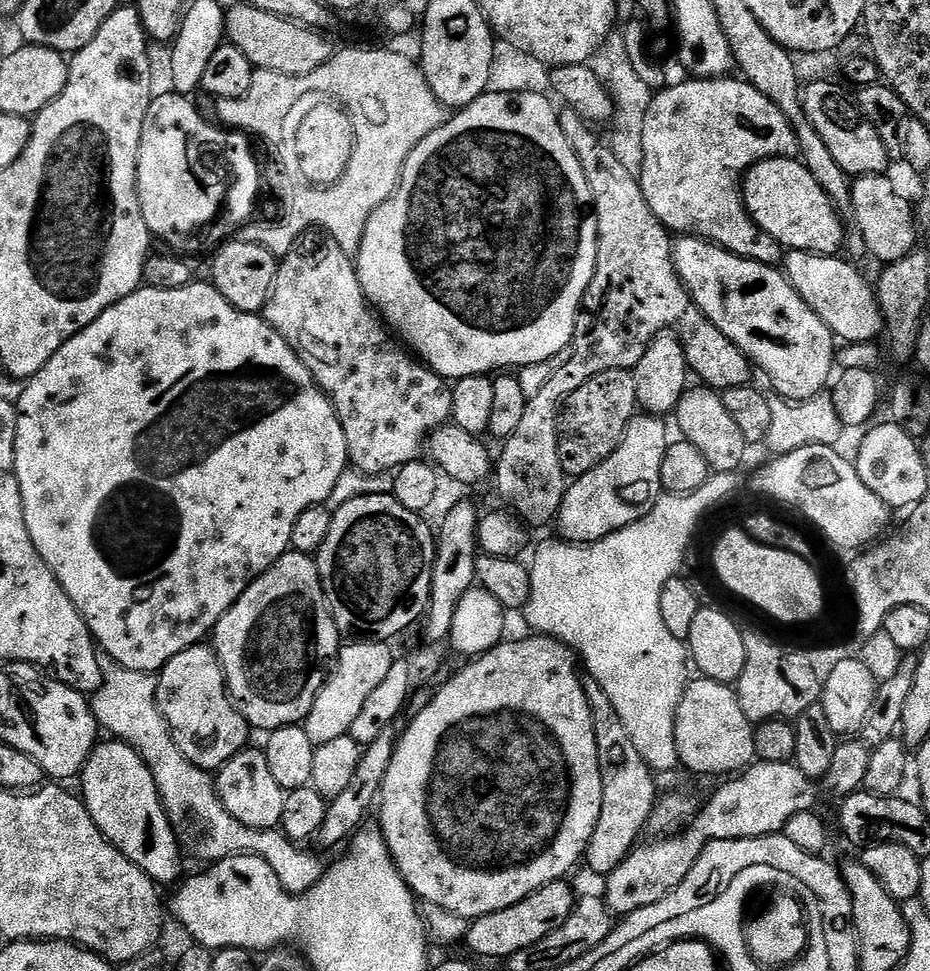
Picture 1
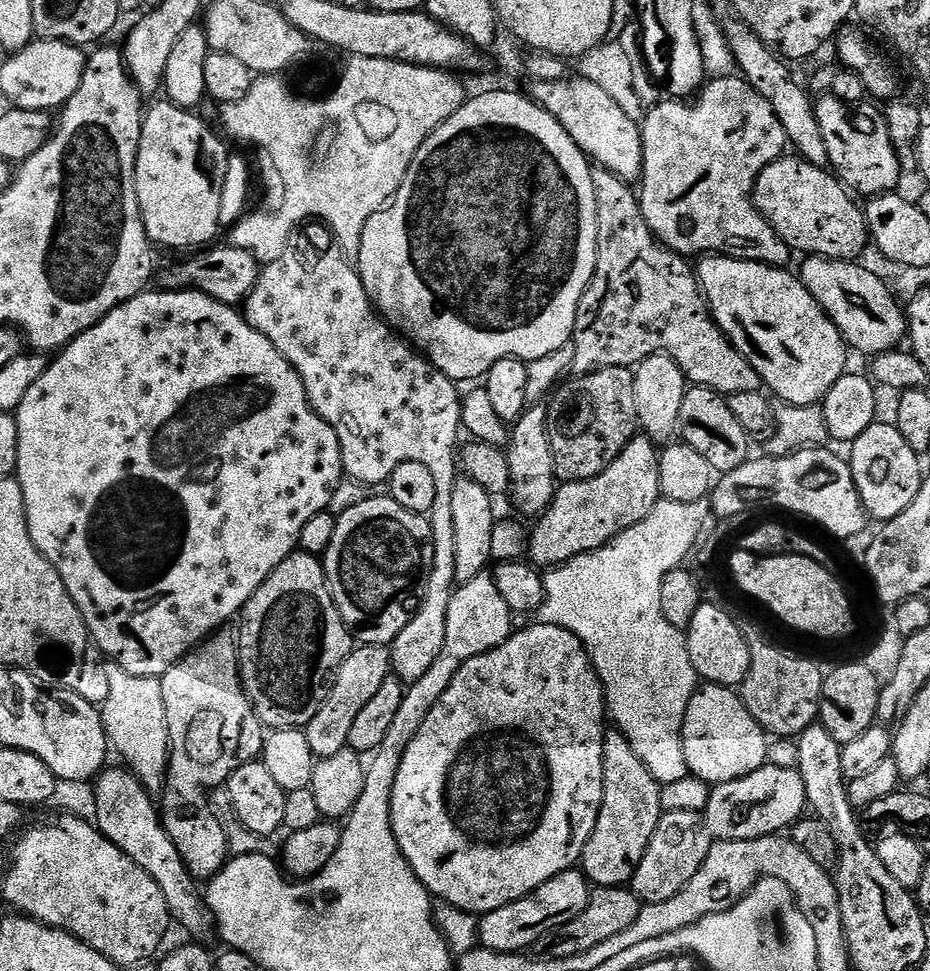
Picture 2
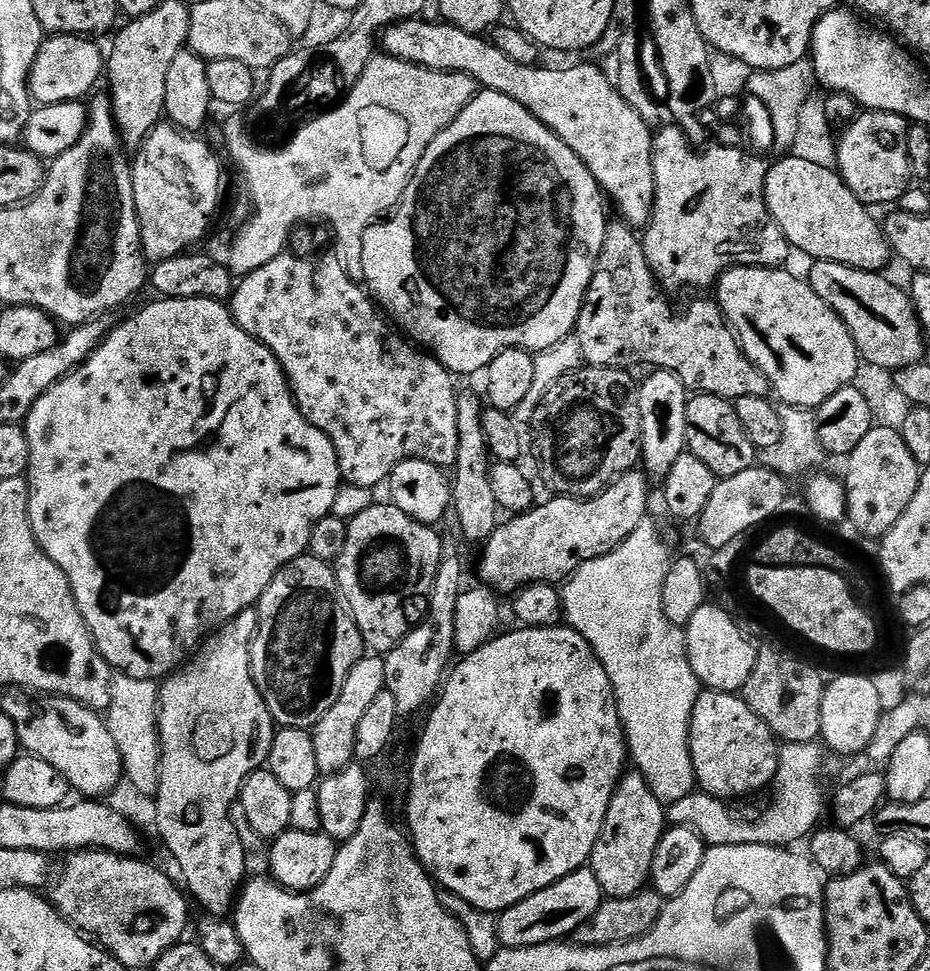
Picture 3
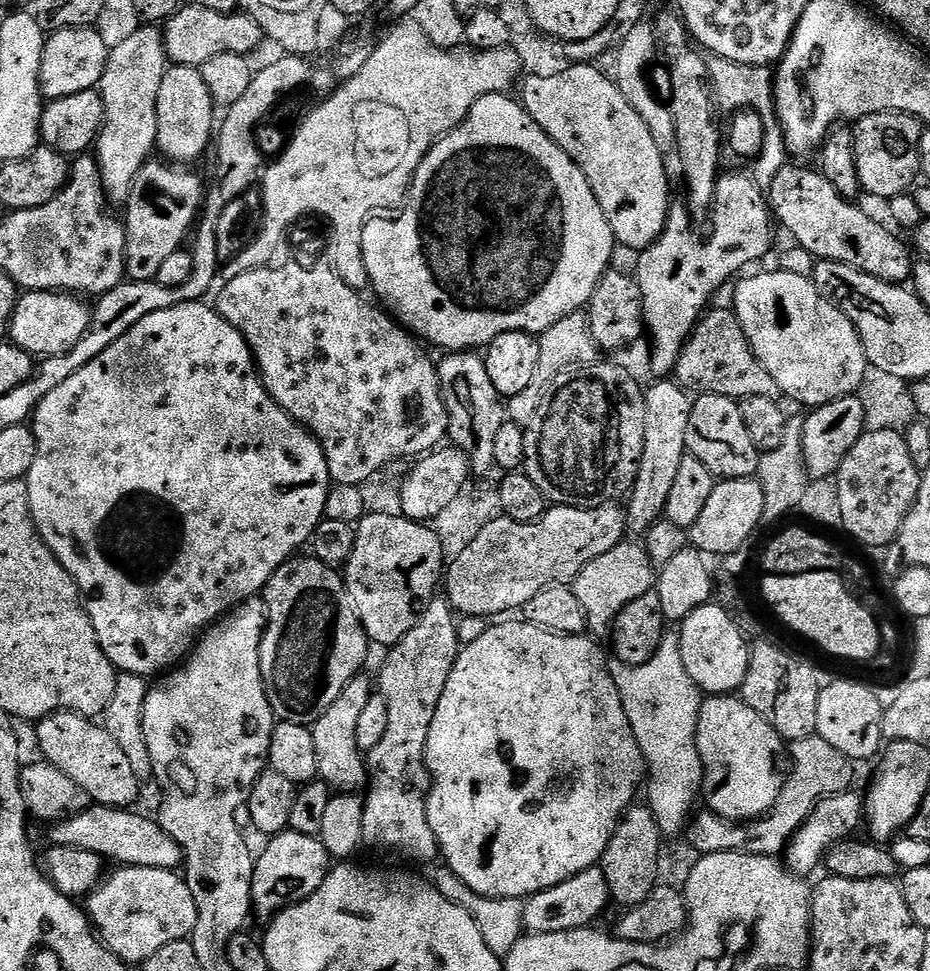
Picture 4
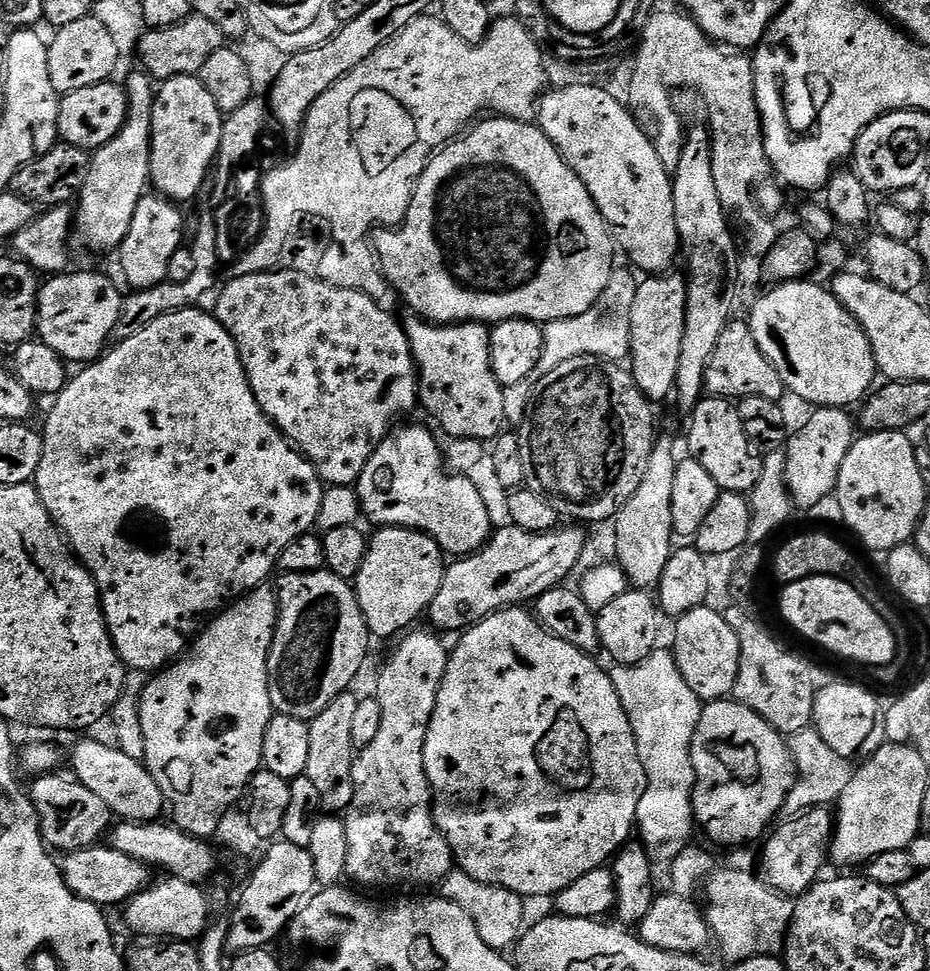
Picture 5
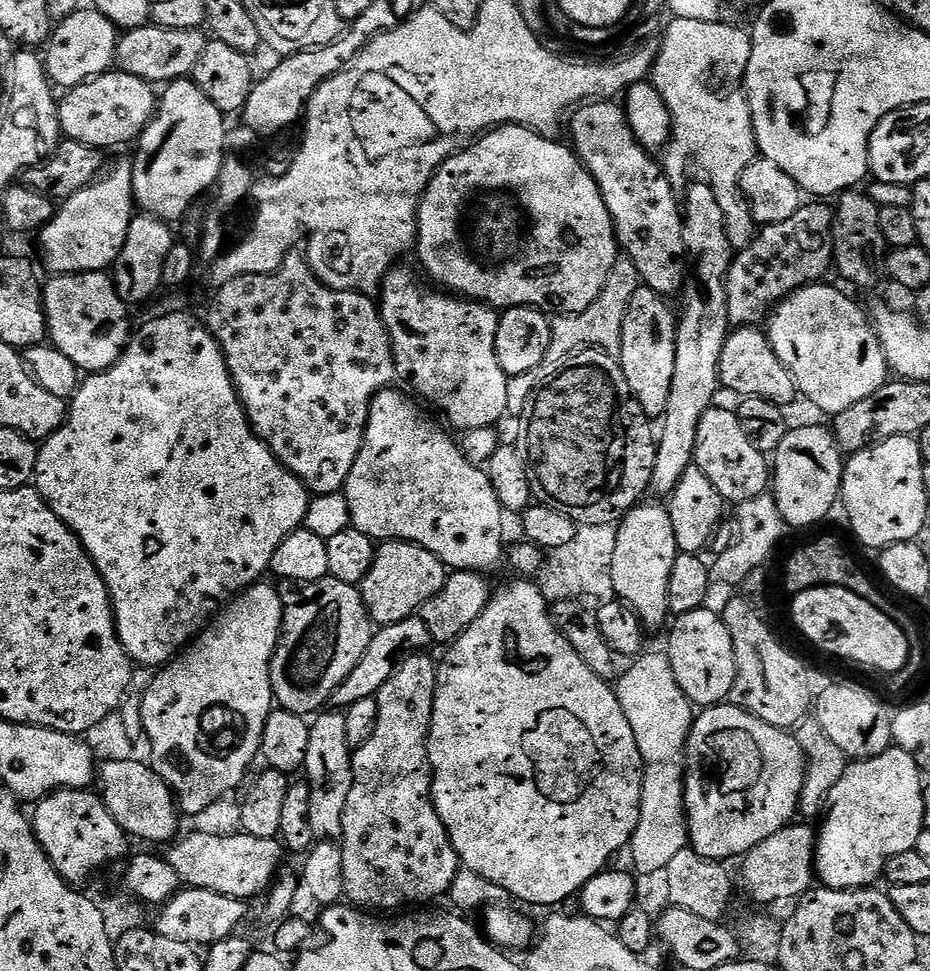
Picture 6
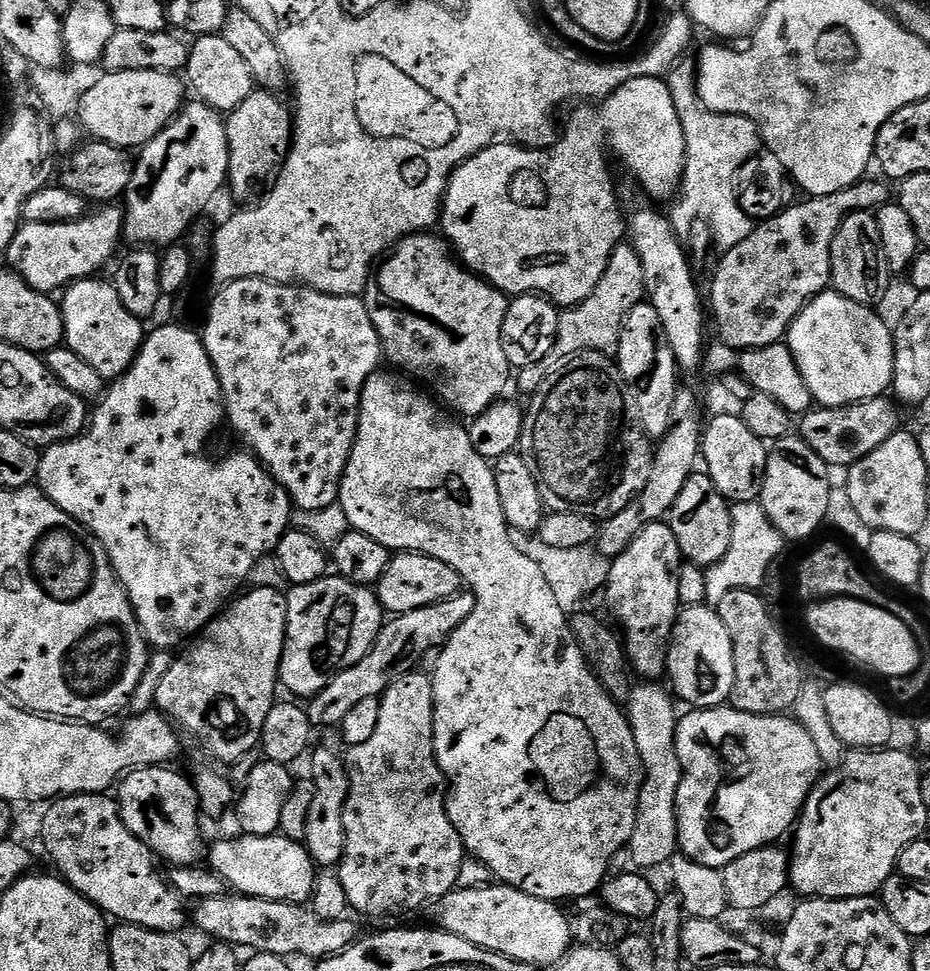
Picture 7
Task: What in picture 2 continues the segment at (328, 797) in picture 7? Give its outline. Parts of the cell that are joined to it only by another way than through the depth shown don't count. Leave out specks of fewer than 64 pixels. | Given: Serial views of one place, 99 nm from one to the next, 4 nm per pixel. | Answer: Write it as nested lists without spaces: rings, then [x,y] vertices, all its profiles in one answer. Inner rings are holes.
[[[378,644],[353,647],[331,681],[328,697],[322,706],[318,706],[318,714],[314,714],[314,718],[310,718],[310,722],[302,729],[306,734],[306,742],[310,742],[310,750],[314,750],[317,758],[330,758],[330,754],[338,754],[338,750],[348,747],[350,729],[354,727],[358,713],[364,709],[366,702],[370,702],[370,698],[374,698],[391,672],[392,653],[387,647]]]

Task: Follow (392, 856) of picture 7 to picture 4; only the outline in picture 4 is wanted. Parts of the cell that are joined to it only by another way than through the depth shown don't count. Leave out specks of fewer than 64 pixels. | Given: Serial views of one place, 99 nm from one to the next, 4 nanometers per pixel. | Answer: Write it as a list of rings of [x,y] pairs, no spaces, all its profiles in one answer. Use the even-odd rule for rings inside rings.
[[[434,598],[424,607],[424,613],[418,618],[414,630],[387,649],[388,657],[380,668],[378,692],[390,706],[390,719],[386,722],[386,734],[382,742],[366,753],[366,797],[362,816],[364,844],[372,848],[385,848],[388,852],[401,852],[420,864],[428,864],[440,856],[436,835],[434,830],[430,830],[428,821],[430,777],[428,765],[424,763],[424,751],[426,738],[430,734],[430,722],[434,722],[434,710],[438,710],[438,698],[442,698],[442,690],[446,690],[446,678],[450,678],[450,670],[454,670],[454,662],[462,647],[456,620],[457,613],[448,605],[447,599]]]

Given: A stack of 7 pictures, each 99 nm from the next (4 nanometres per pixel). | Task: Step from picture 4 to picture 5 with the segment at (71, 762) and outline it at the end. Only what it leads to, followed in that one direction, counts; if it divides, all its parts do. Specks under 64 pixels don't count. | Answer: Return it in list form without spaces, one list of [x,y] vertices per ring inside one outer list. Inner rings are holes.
[[[91,738],[84,741],[72,752],[72,764],[76,767],[75,779],[86,790],[94,790],[102,802],[121,821],[156,822],[166,812],[166,797],[158,782],[141,761],[130,758],[121,748],[103,745]]]

